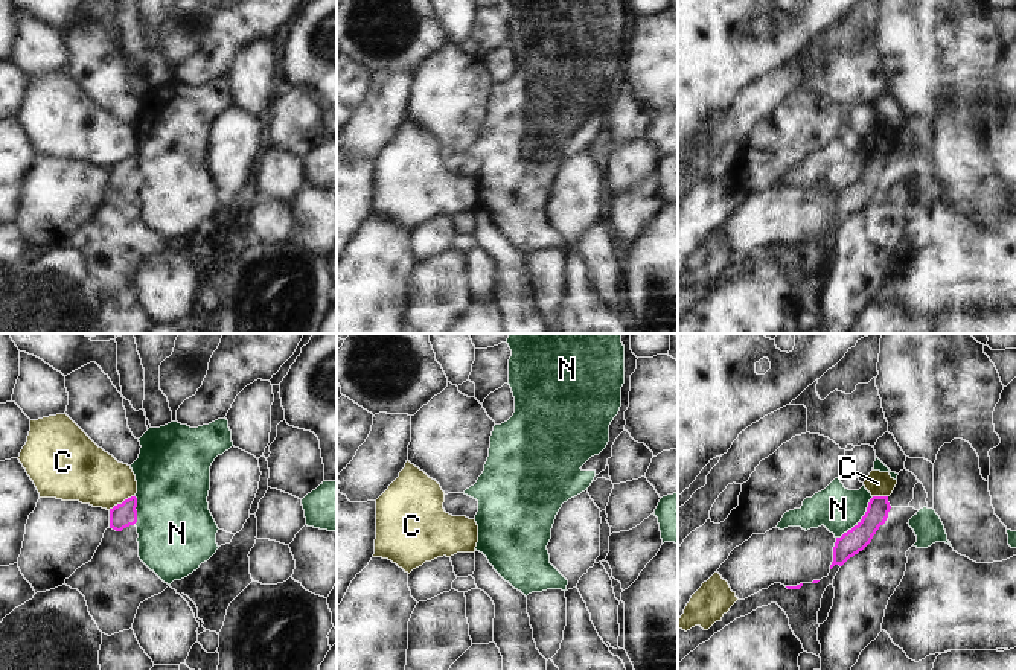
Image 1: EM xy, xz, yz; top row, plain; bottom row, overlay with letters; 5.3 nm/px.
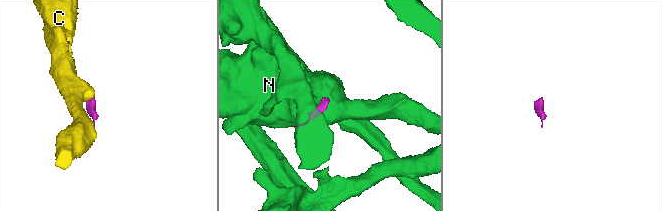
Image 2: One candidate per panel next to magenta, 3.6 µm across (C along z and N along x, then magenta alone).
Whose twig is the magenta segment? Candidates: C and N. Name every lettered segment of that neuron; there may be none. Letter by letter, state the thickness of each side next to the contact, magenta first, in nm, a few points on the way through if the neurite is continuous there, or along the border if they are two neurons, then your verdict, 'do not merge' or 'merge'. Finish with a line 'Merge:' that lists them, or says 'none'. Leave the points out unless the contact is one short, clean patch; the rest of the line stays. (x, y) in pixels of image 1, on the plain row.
C: 130/300 nm | along xy (134, 154), (108, 168) | do not merge
N: 120/240 nm | along yz (873, 156), (865, 172), (837, 197) | do not merge
Merge: none

